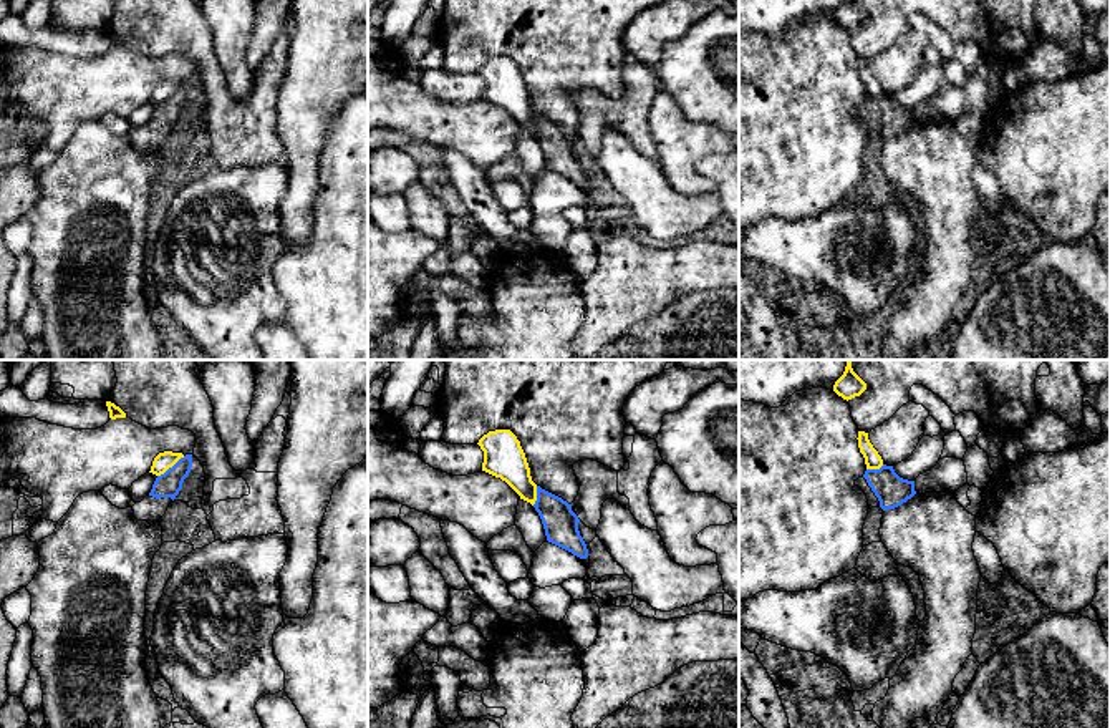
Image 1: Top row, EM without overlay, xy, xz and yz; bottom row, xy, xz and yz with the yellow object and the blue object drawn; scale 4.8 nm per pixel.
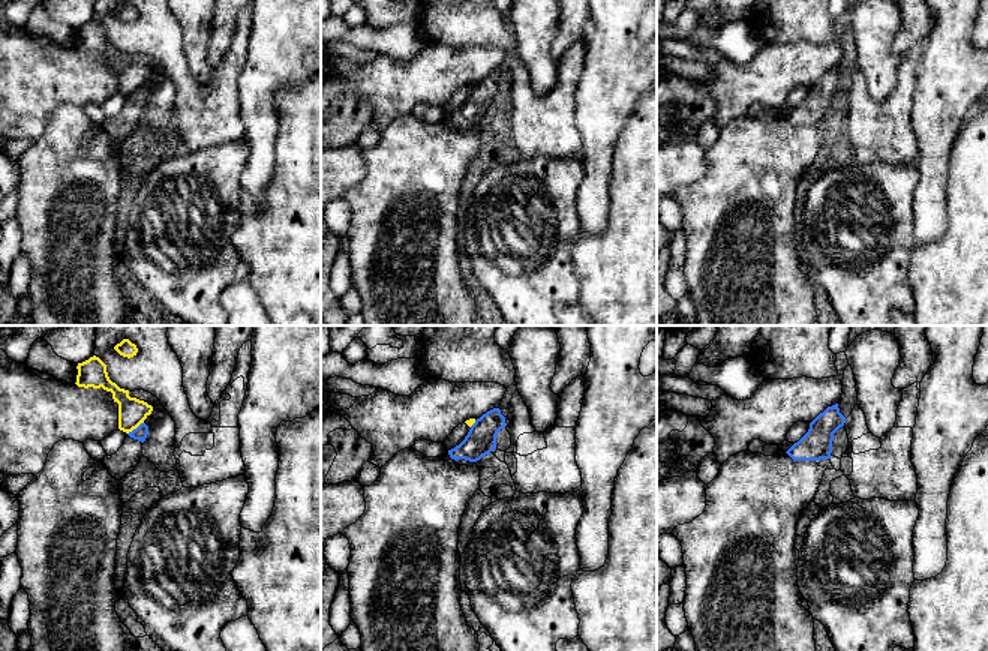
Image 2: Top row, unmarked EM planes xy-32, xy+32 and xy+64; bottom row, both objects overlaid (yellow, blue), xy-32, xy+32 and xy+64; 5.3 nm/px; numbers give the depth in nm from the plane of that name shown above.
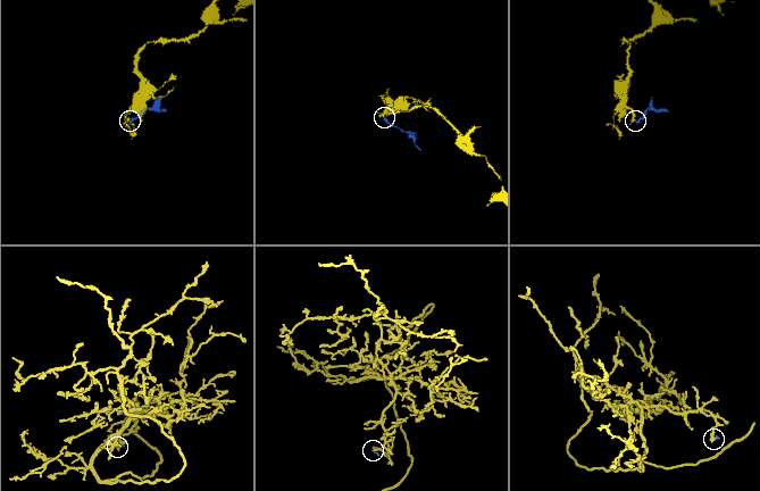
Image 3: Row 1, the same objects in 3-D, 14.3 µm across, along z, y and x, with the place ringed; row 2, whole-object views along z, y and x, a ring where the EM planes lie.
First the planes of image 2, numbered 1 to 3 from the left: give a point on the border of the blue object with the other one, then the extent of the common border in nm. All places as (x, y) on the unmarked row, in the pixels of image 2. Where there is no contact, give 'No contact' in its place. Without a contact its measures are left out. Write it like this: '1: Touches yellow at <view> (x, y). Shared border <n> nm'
1: Touches yellow at xy-32 (135, 92). Shared border 110 nm
2: Touches yellow at xy+32 (473, 87). Shared border 50 nm
3: No contact

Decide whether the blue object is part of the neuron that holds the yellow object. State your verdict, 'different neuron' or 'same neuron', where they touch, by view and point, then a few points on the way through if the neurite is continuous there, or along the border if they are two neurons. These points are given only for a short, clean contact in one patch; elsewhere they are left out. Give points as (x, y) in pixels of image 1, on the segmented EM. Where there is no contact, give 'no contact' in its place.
different neuron | xy (171, 466) | along xy (184, 456), (158, 476)

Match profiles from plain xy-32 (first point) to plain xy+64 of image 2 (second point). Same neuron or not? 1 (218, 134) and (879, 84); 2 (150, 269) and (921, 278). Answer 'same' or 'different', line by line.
1: different
2: different

